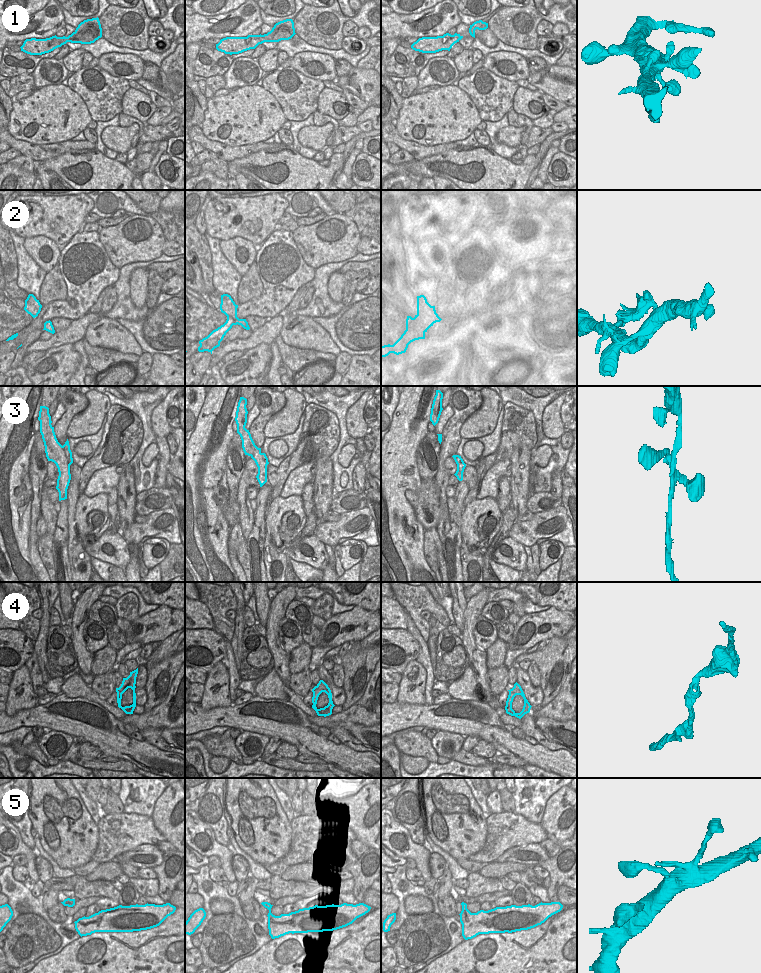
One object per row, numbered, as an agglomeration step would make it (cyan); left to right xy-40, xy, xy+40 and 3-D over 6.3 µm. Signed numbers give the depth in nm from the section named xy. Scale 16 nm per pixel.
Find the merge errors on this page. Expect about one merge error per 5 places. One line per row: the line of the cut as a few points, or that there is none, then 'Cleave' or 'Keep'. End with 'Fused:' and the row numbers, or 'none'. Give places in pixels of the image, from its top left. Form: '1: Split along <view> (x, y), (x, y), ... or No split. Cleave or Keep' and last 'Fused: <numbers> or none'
1: No split. Keep
2: Split along xy (237, 317), (236, 323). Cleave
3: Split along xy-40 (62, 446), (69, 470). Cleave
4: No split. Keep
5: No split. Keep
Fused: 2, 3

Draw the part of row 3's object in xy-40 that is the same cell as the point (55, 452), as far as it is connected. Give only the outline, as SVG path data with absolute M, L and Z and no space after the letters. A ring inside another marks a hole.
M40 406L39 417L40 433L45 446L45 453L48 461L56 464L59 472L56 489L59 492L59 501L67 499L67 489L71 480L69 463L63 446L58 442L54 427L51 425L49 408Z

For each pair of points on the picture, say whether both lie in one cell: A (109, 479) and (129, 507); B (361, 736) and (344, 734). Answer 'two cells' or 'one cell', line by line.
A: two cells
B: one cell

